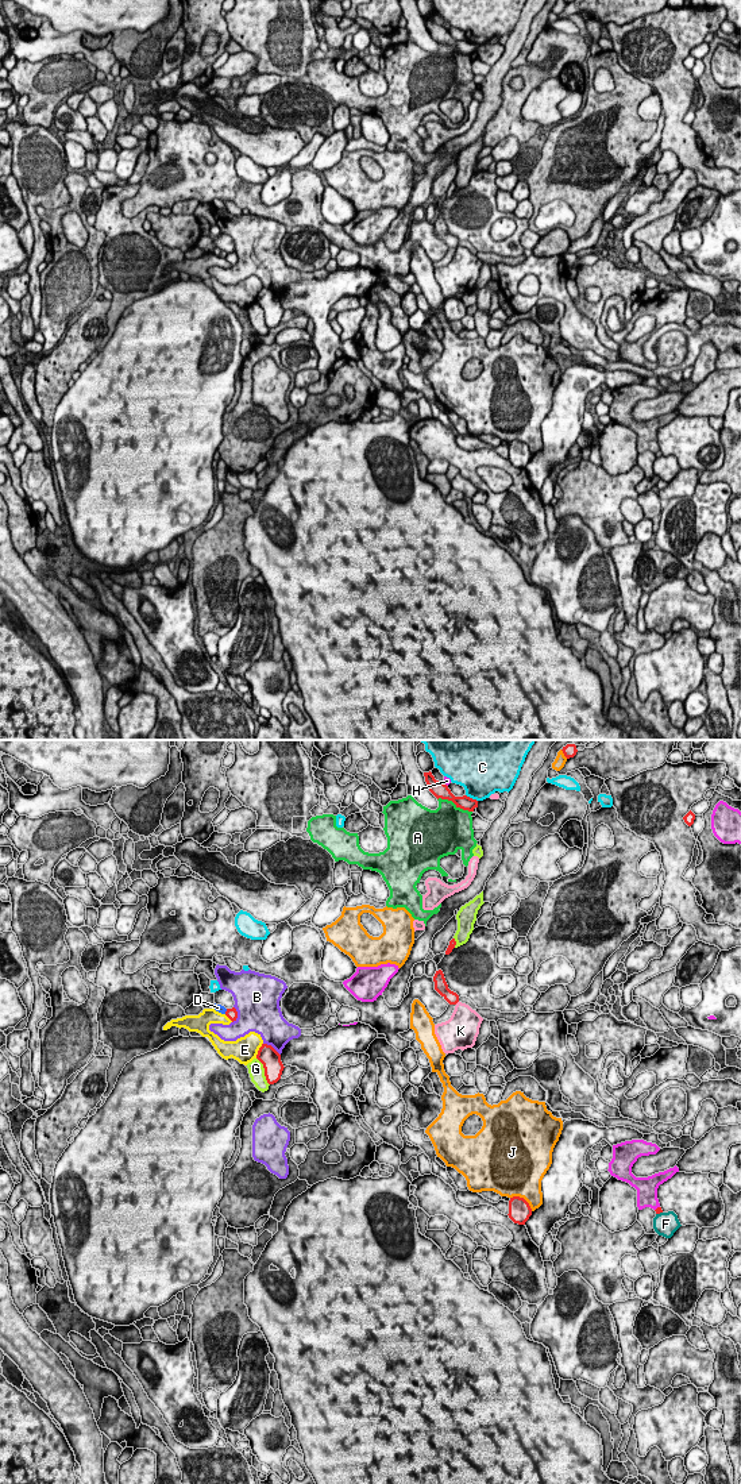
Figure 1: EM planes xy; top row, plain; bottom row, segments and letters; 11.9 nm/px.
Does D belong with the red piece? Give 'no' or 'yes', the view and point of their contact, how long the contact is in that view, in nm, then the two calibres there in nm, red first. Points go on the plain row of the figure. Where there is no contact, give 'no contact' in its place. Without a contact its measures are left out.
no; contact xy (226, 255); length 70 nm; calibres 130 and 90 nm

